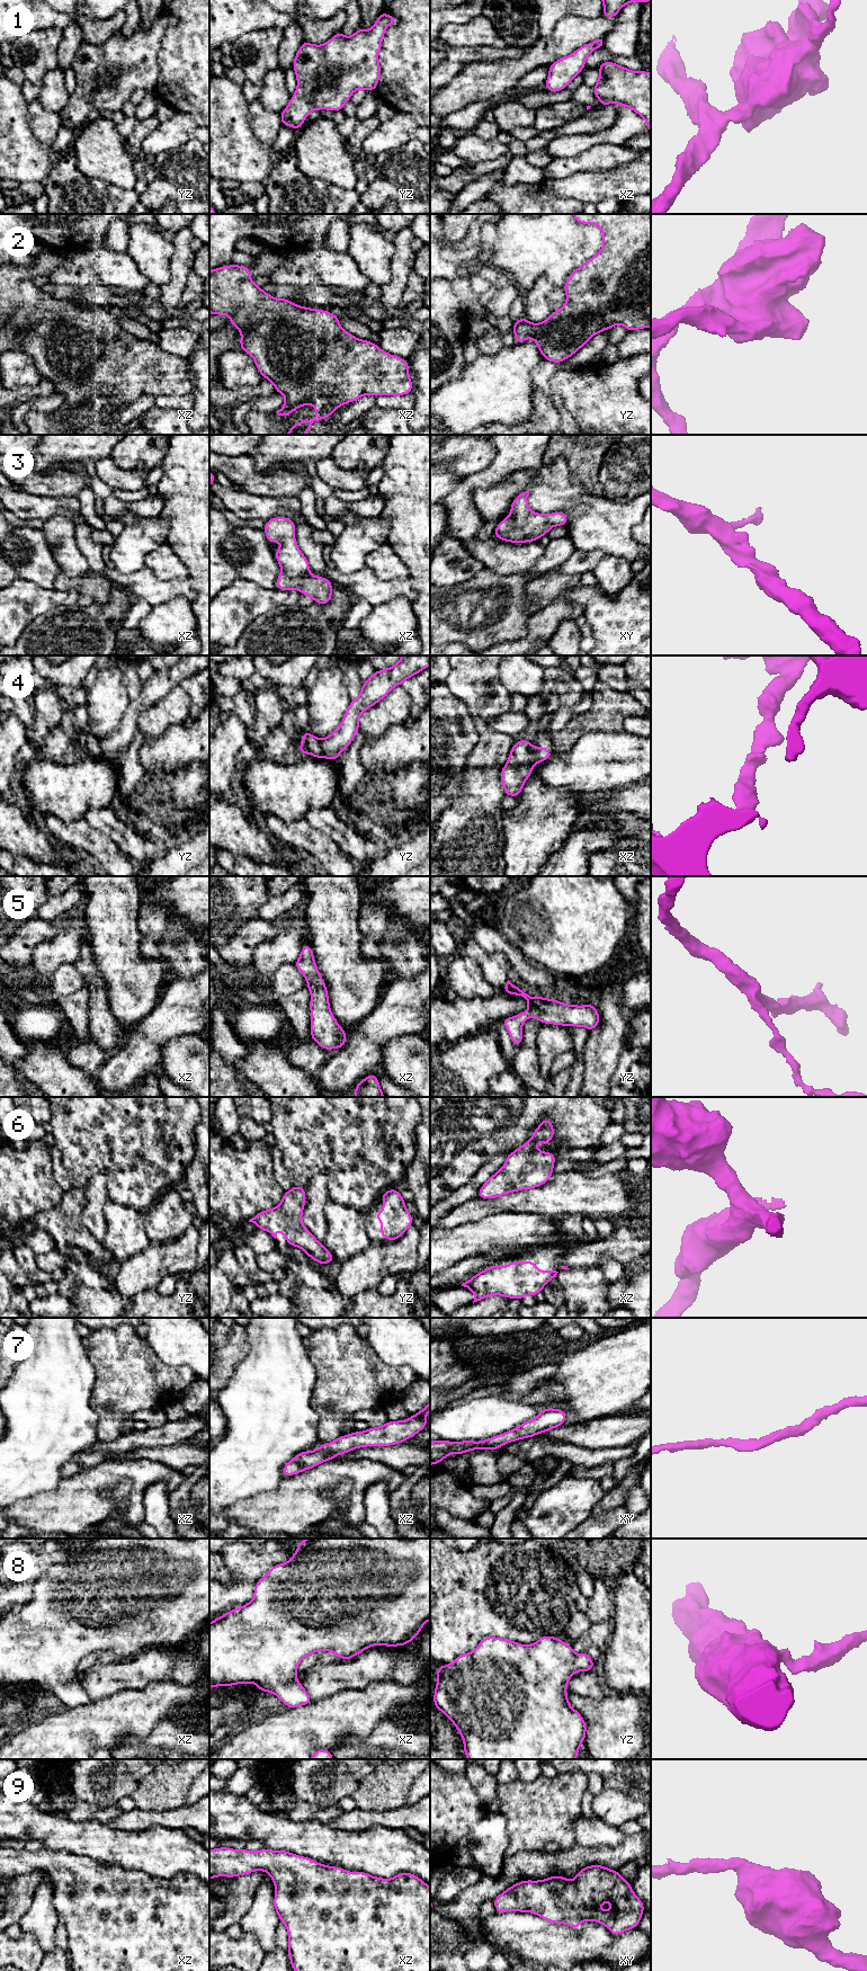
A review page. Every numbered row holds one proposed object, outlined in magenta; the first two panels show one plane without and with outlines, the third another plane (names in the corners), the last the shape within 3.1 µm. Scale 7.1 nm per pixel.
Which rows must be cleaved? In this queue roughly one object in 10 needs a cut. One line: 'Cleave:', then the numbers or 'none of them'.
Cleave: none of them

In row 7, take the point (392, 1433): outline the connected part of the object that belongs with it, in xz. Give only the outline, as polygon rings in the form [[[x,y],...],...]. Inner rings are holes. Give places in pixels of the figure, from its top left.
[[[430,1401],[418,1413],[411,1415],[409,1419],[386,1421],[379,1427],[340,1436],[331,1443],[322,1444],[315,1451],[300,1452],[283,1466],[281,1473],[285,1477],[295,1475],[359,1447],[400,1444],[424,1429],[429,1422],[426,1417],[428,1411],[430,1411]]]

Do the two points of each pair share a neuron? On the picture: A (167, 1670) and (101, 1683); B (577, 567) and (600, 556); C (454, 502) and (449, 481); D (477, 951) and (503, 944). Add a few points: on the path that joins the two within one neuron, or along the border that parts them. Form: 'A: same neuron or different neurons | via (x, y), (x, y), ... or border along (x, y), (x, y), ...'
A: same neuron | via (151, 1670), (140, 1670), (117, 1676)
B: same neuron | via (582, 562), (595, 558)
C: different neurons | border along (463, 479), (443, 499), (447, 516)
D: different neurons | border along (471, 935), (489, 951), (500, 952), (508, 963)

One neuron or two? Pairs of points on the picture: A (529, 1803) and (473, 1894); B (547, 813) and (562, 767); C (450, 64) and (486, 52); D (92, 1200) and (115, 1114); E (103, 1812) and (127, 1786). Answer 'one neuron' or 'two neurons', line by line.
A: two neurons
B: two neurons
C: one neuron
D: two neurons
E: two neurons

